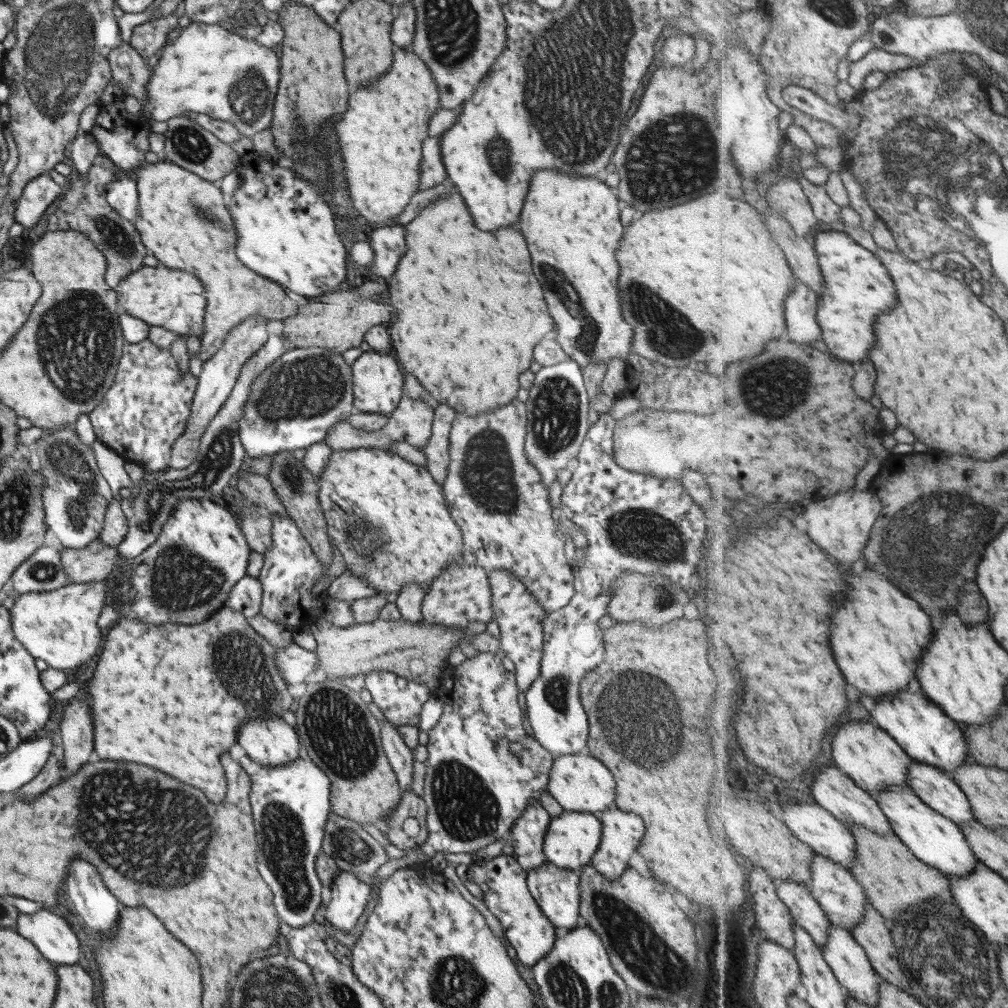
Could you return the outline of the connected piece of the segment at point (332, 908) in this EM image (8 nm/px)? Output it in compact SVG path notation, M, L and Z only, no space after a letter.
M338 869L331 884L330 899L324 911L324 920L327 927L335 926L337 930L349 934L351 930L355 930L355 924L357 924L357 920L359 920L359 916L361 916L363 908L367 904L367 899L370 896L369 880L350 871Z

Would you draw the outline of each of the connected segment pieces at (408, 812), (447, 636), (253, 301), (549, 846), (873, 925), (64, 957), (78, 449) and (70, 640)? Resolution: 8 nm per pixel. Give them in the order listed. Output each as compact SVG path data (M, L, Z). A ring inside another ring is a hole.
M401 790L399 804L383 818L380 830L395 848L409 850L424 846L427 829L423 799L411 790Z
M319 618L309 630L316 641L315 655L317 655L317 668L324 672L325 679L342 680L343 677L351 677L355 674L363 676L371 671L387 671L407 678L417 678L419 682L425 682L427 689L435 694L442 676L439 666L446 662L449 652L454 647L459 647L457 640L461 637L461 629L447 629L441 624L411 623L399 619L374 621L365 624L353 624L346 628L333 626L331 623ZM419 660L423 666L421 670L407 672L406 665L409 662ZM419 672L419 676L417 676Z
M169 161L145 162L133 170L137 185L137 220L133 222L135 230L148 253L153 255L163 267L182 270L199 278L205 292L205 312L203 315L203 331L201 331L201 348L198 360L205 361L221 348L223 338L229 330L235 328L245 318L261 316L269 321L281 321L297 312L297 306L287 298L283 290L274 282L267 280L249 270L235 254L237 233L233 229L233 219L223 201L218 183L212 183L199 178L196 174L183 170L180 166Z
M562 811L556 817L551 817L547 830L545 830L545 836L543 838L542 851L547 861L553 866L561 869L569 869L570 871L574 868L585 867L590 864L590 858L593 856L599 842L601 840L601 821L594 813L587 812L569 812Z
M870 902L865 910L865 920L853 928L852 934L864 946L873 968L883 980L901 990L911 991L910 978L901 968L889 922Z
M43 908L35 914L21 914L17 918L17 934L33 942L49 962L83 965L79 940L58 911Z
M61 426L61 428L57 428L55 430L43 429L41 444L44 444L43 452L39 452L39 454L45 454L45 456L37 456L37 458L39 458L39 470L41 470L41 475L45 477L45 486L43 486L42 489L44 524L46 525L46 528L55 535L55 538L59 540L59 544L61 544L63 548L61 550L82 550L82 548L85 548L85 546L87 546L89 542L93 542L95 539L97 539L97 537L99 537L100 531L102 530L106 509L108 503L112 500L109 485L107 484L106 480L101 476L101 473L97 470L95 458L93 458L92 449L89 446L85 446L85 444L81 442L79 436L74 432L73 427Z
M106 579L87 583L69 583L49 592L19 594L9 609L14 638L33 658L46 662L55 670L75 670L89 662L99 650L104 630L98 627L101 608L108 601L113 582Z

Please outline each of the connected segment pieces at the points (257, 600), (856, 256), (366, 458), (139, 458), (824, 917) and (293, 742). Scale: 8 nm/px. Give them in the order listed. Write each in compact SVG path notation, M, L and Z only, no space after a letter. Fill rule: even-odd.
M249 575L239 578L231 588L223 606L237 611L245 618L257 616L261 606L261 583Z
M844 231L818 232L814 238L821 273L825 277L825 288L827 288L819 300L820 305L817 310L817 319L819 319L819 325L823 329L823 341L832 355L859 365L861 362L870 359L869 356L871 356L873 346L877 342L875 320L881 314L893 310L899 302L895 281L893 281L887 267L881 262L877 254L863 248L861 244L857 244L851 238L851 235L846 234Z
M353 448L349 450L332 451L329 454L329 462L325 470L321 472L318 483L318 506L322 511L326 523L326 534L330 542L338 549L342 557L345 570L353 576L363 578L371 588L375 588L379 593L396 592L405 584L414 584L424 587L425 590L437 578L442 569L447 569L458 559L462 558L463 540L461 532L456 523L450 518L445 500L442 494L442 488L438 485L423 466L414 465L409 461L400 458L391 450L381 450L379 448Z
M148 338L135 344L125 342L113 384L88 414L96 440L142 469L166 470L171 447L187 427L195 385L197 377L190 370L182 373L169 351L157 348Z
M783 880L777 883L777 892L792 911L796 924L808 930L821 947L825 946L829 942L832 921L813 896L809 885Z
M251 720L239 730L239 746L260 766L283 766L299 756L300 741L294 728L279 720Z

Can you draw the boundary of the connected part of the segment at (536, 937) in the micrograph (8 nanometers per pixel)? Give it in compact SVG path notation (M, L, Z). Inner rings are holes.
M497 855L489 861L476 860L469 865L471 881L482 891L482 899L487 910L497 918L509 944L515 949L516 959L527 967L553 948L554 926L539 909L526 887L526 870L519 866L513 855Z

